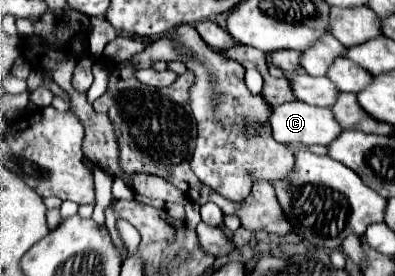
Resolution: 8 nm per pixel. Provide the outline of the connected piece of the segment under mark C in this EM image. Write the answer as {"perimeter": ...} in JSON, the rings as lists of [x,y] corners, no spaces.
{"perimeter":[[[301,101],[271,107],[267,123],[273,139],[285,145],[329,145],[343,131],[329,109]]]}

